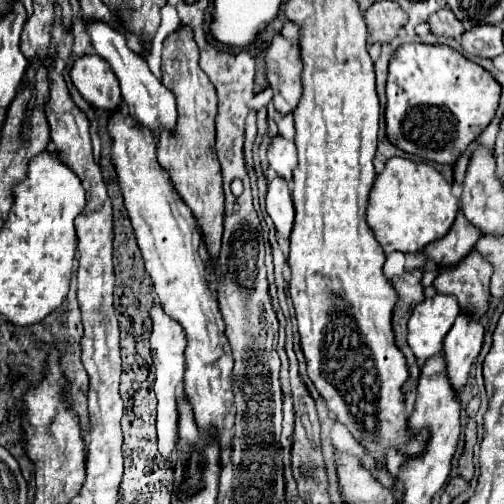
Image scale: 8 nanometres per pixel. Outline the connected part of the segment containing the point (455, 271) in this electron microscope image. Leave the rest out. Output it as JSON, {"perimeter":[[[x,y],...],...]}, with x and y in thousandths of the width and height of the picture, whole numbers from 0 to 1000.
{"perimeter":[[[935,500],[899,532],[875,532],[859,567],[871,583],[899,583],[911,607],[938,635],[954,635],[970,615],[970,556],[978,532],[950,500]]]}

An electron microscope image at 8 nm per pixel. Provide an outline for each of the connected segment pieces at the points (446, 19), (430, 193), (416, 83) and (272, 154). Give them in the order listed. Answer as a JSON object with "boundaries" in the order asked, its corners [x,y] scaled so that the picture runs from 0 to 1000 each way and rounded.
{"boundaries":[[[[879,16],[879,20],[863,24],[859,32],[851,32],[847,48],[851,48],[859,67],[867,67],[867,71],[895,71],[903,79],[915,79],[919,63],[923,63],[919,48],[911,48],[911,40],[895,24],[895,16]]],[[[776,313],[744,353],[728,440],[764,500],[835,500],[851,480],[879,472],[915,417],[915,397],[899,389],[895,365],[851,325],[804,313]]],[[[800,87],[784,99],[768,155],[768,274],[788,294],[867,325],[903,325],[923,294],[982,234],[994,194],[994,167],[950,127],[927,119],[883,87]]],[[[550,270],[538,278],[534,286],[534,329],[569,361],[581,357],[581,337],[589,329],[589,302],[585,302],[585,286],[565,278],[562,270]]]]}

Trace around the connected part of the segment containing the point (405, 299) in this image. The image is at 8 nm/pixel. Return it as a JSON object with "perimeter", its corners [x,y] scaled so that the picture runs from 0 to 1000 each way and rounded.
{"perimeter":[[[835,536],[804,540],[792,552],[780,552],[780,571],[792,587],[784,611],[780,611],[780,659],[784,659],[784,683],[788,690],[808,706],[808,730],[812,730],[812,754],[800,766],[800,778],[812,782],[823,774],[827,750],[835,742],[831,726],[823,722],[823,706],[808,683],[808,635],[815,627],[819,607],[827,607],[839,595],[839,567],[835,567]]]}

